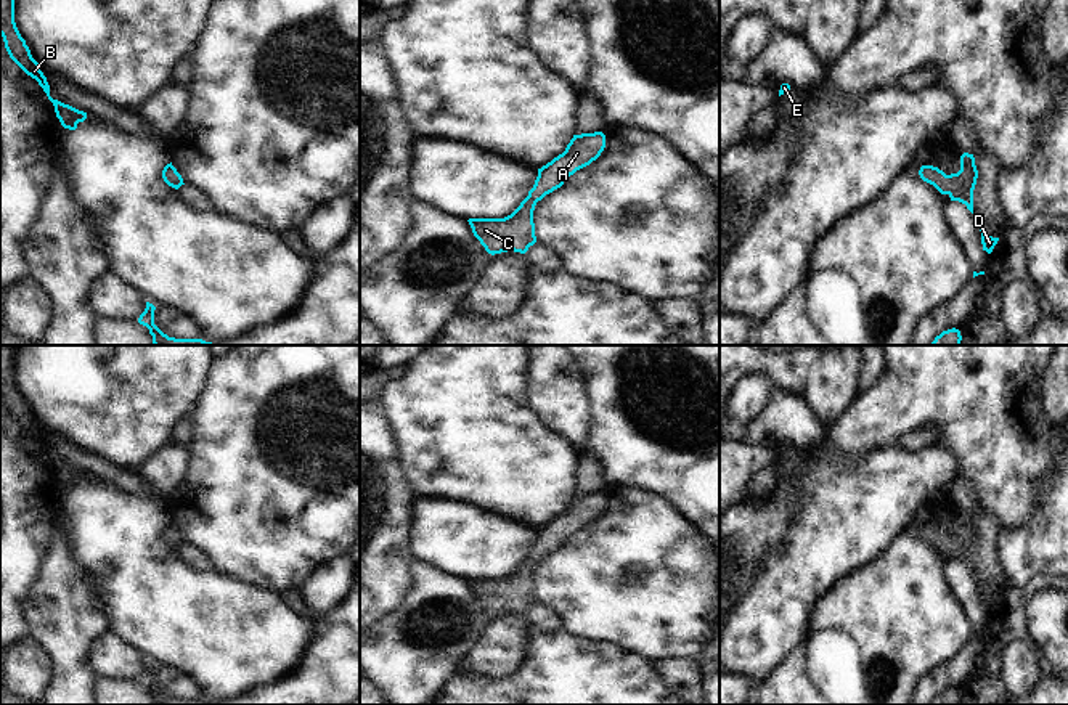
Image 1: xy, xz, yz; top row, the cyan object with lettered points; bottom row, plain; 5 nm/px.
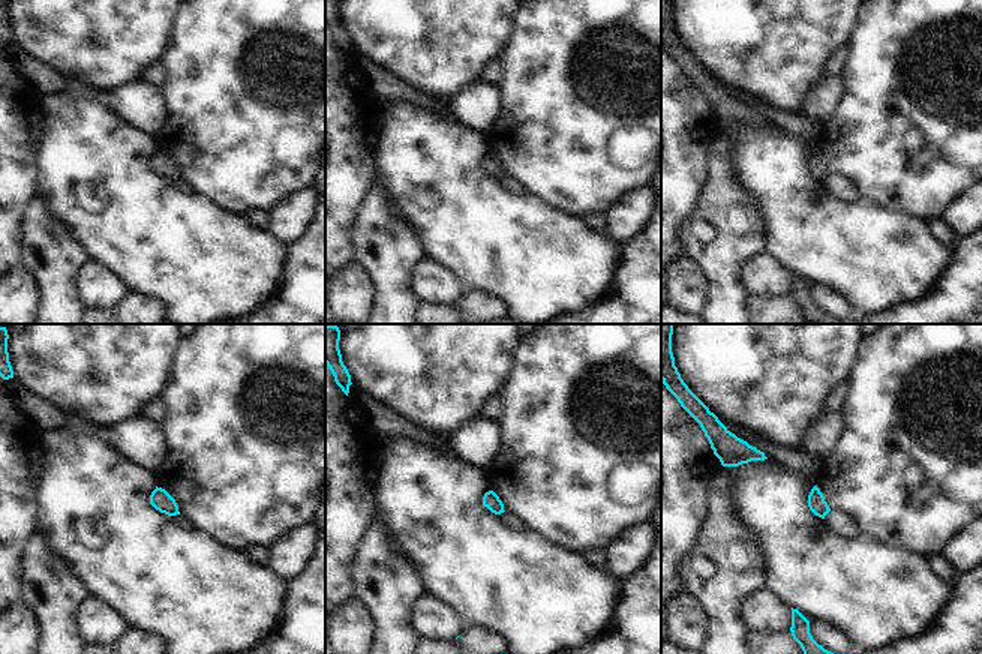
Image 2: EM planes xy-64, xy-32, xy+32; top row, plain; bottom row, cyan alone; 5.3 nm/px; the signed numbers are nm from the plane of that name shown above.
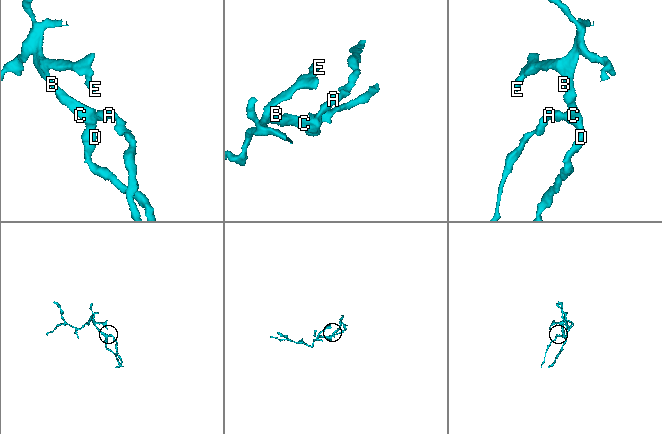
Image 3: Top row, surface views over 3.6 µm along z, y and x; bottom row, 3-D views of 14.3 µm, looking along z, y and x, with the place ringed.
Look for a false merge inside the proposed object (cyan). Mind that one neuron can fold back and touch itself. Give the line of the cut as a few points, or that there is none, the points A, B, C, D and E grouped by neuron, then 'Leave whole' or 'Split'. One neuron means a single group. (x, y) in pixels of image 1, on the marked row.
No split. Groups: A B C D E. Leave whole.

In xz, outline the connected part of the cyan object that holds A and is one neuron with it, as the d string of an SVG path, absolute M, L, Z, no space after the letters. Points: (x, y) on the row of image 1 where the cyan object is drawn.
M602 132L573 135L565 151L538 169L528 196L504 218L469 218L474 236L491 255L514 251L525 254L536 242L533 210L538 201L560 188L577 170L596 161L605 148Z

